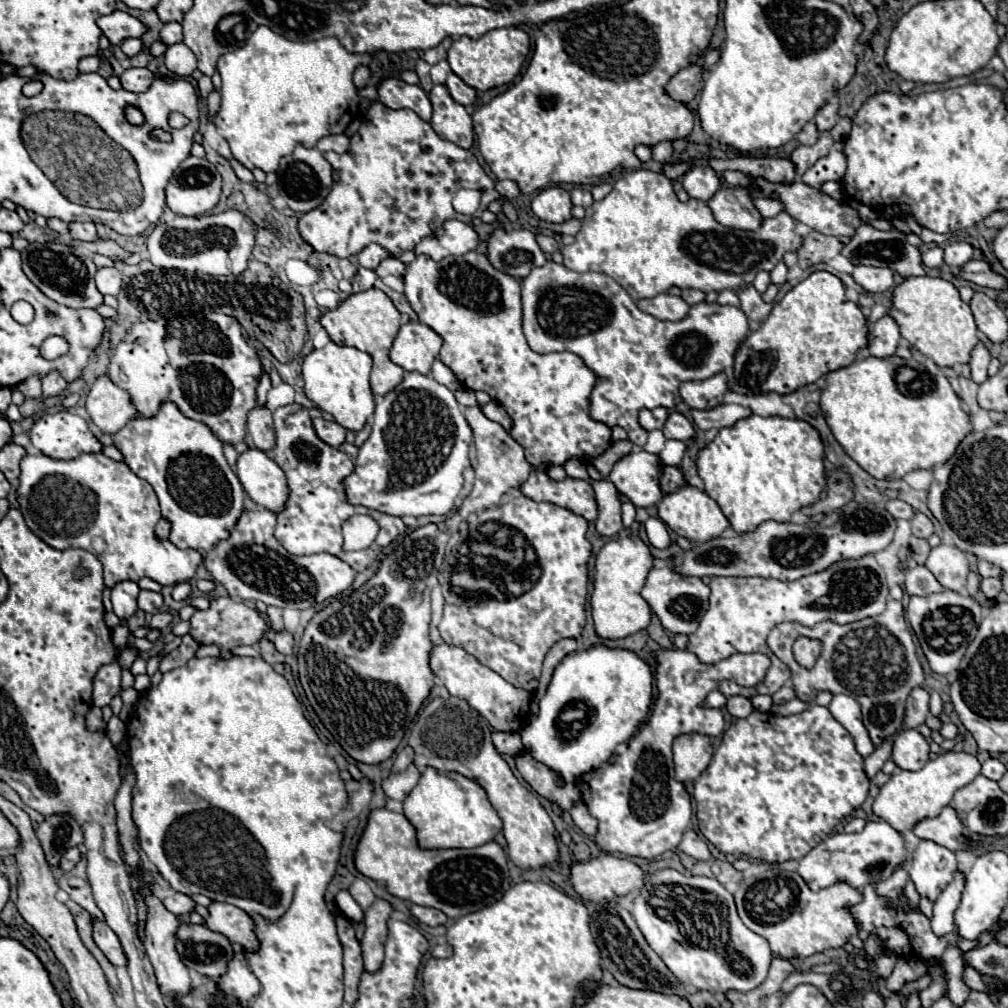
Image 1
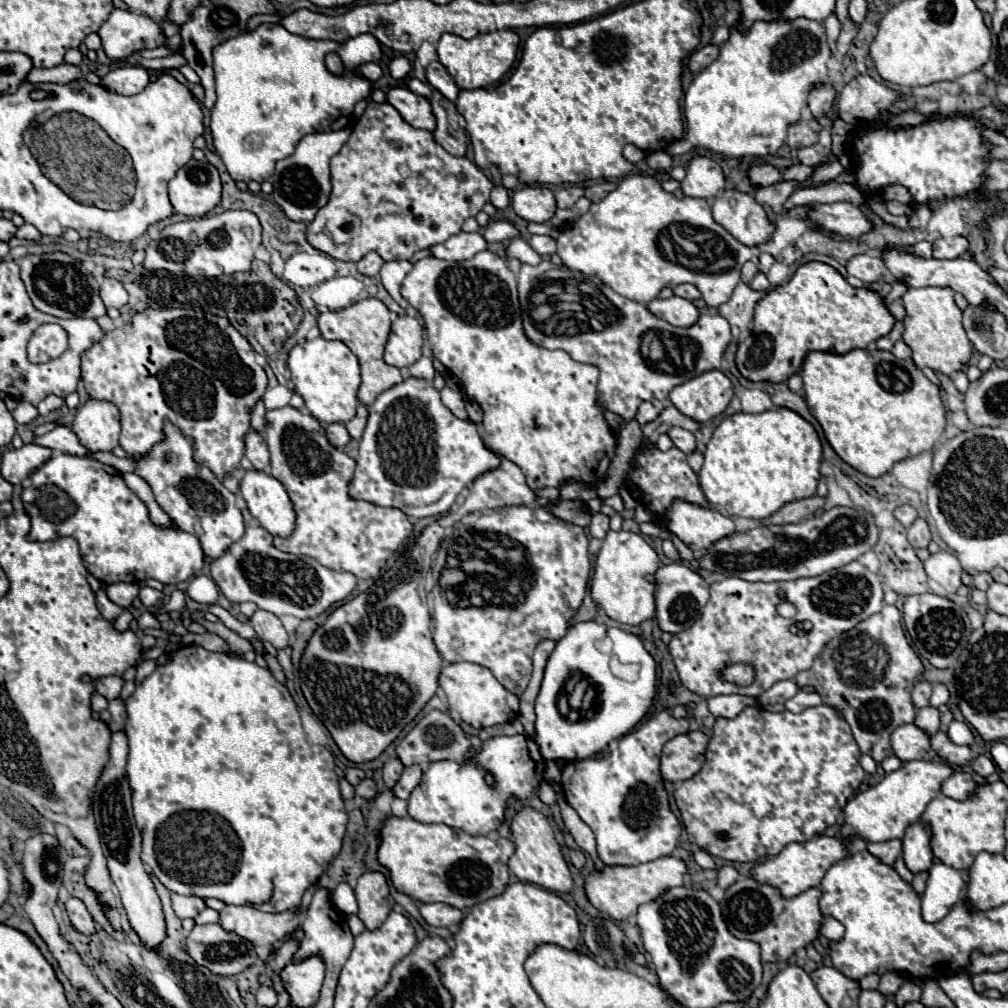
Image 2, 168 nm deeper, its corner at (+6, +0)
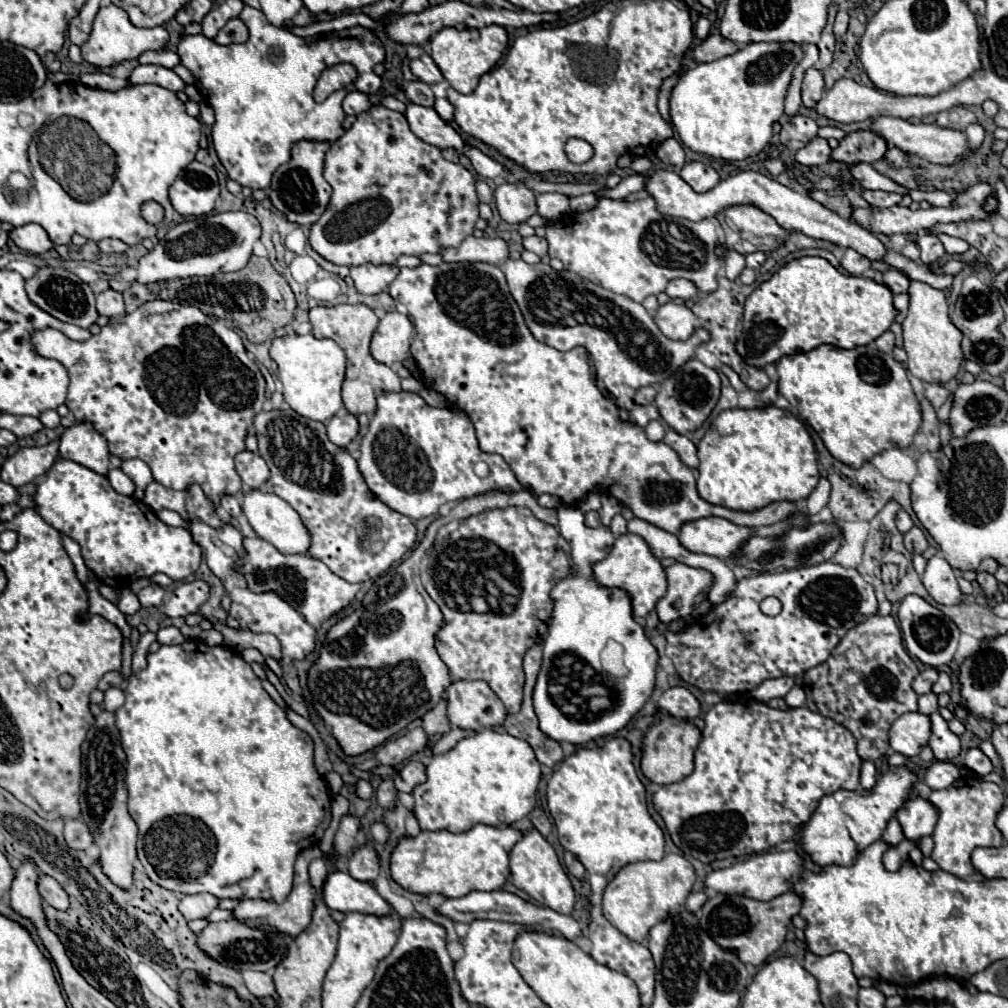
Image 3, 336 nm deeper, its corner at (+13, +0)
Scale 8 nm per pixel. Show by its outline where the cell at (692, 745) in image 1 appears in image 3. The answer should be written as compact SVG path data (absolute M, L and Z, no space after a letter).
M658 713L660 717L660 725L654 725L648 729L646 737L644 737L644 747L642 747L642 771L644 775L658 785L668 785L668 783L676 783L682 781L684 777L688 777L694 769L694 749L698 747L700 741L700 729L684 719L676 719L672 715L664 715Z

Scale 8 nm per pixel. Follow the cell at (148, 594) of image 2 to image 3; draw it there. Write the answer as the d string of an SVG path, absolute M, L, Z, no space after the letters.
M152 583L138 593L138 601L142 603L142 607L160 607L164 603L164 589Z

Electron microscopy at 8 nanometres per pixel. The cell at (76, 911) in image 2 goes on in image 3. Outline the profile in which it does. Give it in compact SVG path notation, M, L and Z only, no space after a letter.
M42 875L38 881L38 891L46 903L50 903L58 911L68 911L70 909L70 897L66 891L60 887L56 879L50 879L48 875Z

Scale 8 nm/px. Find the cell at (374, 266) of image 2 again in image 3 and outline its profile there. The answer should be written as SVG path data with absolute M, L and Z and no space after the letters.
M364 263L358 267L350 267L350 277L354 279L354 285L364 295L382 293L386 285L394 281L398 275L398 269L394 265L372 265Z

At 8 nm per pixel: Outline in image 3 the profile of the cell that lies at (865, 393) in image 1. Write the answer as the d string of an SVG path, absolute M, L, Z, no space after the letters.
M820 345L808 353L788 355L776 363L780 381L778 391L784 395L792 407L798 409L798 415L820 435L826 449L848 467L862 467L862 463L872 461L874 455L898 447L906 449L912 445L914 435L922 425L920 401L914 395L914 389L908 381L906 369L890 353L882 353L872 345L840 349L832 345Z

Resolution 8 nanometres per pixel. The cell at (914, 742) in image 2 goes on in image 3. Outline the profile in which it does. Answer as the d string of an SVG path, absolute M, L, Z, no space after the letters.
M906 713L890 727L890 747L904 755L916 757L926 747L930 737L930 719L922 713Z

